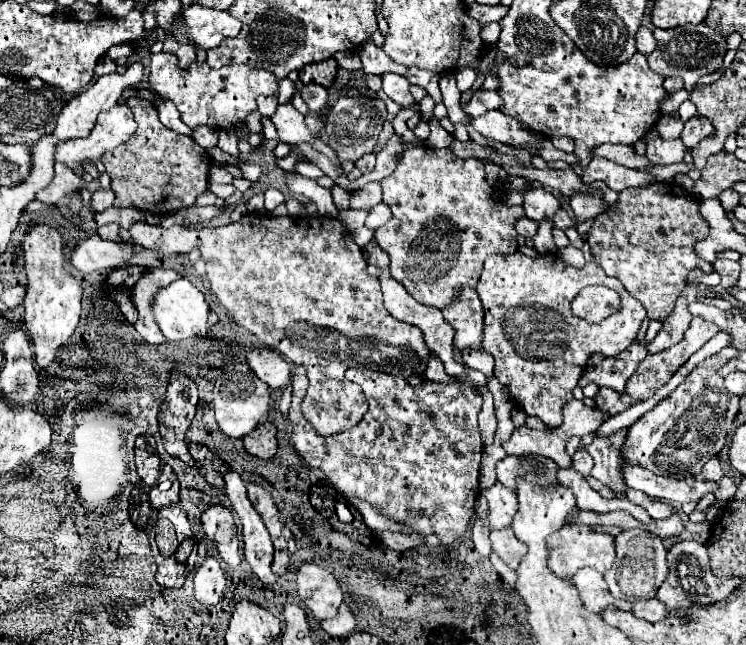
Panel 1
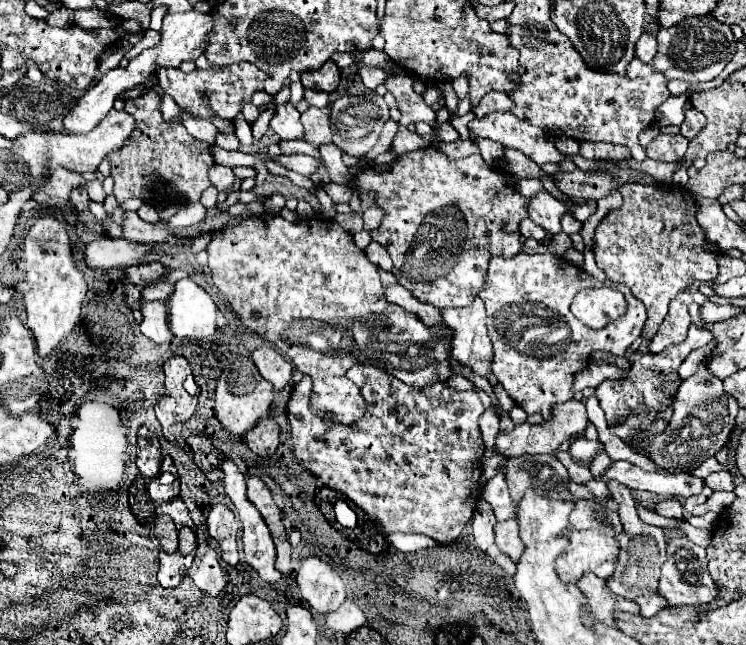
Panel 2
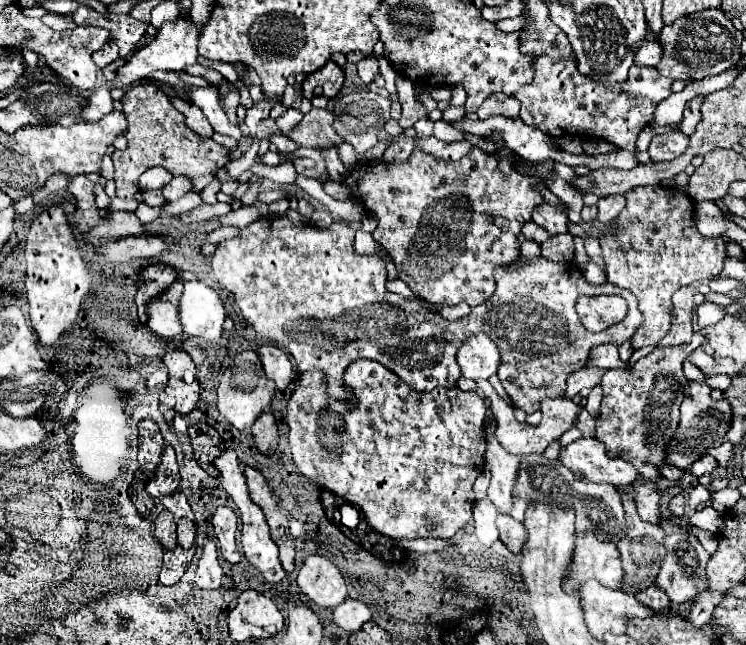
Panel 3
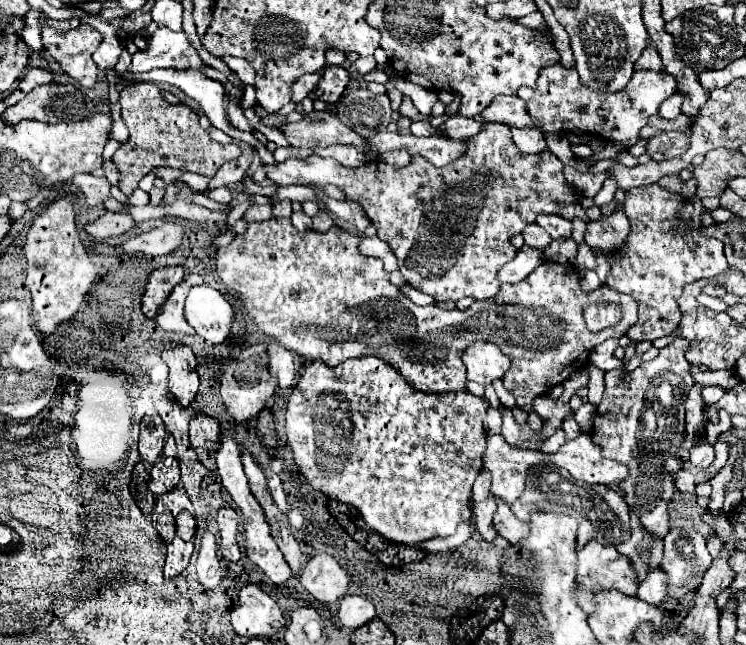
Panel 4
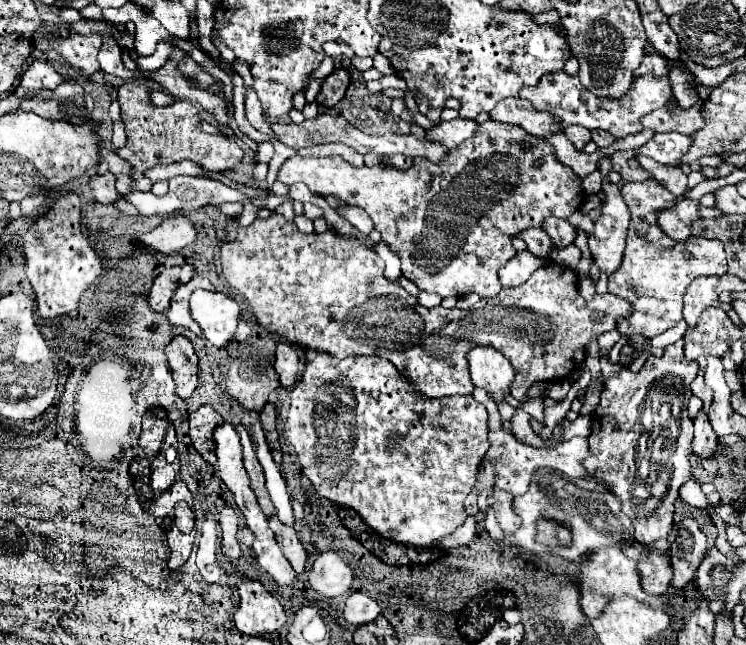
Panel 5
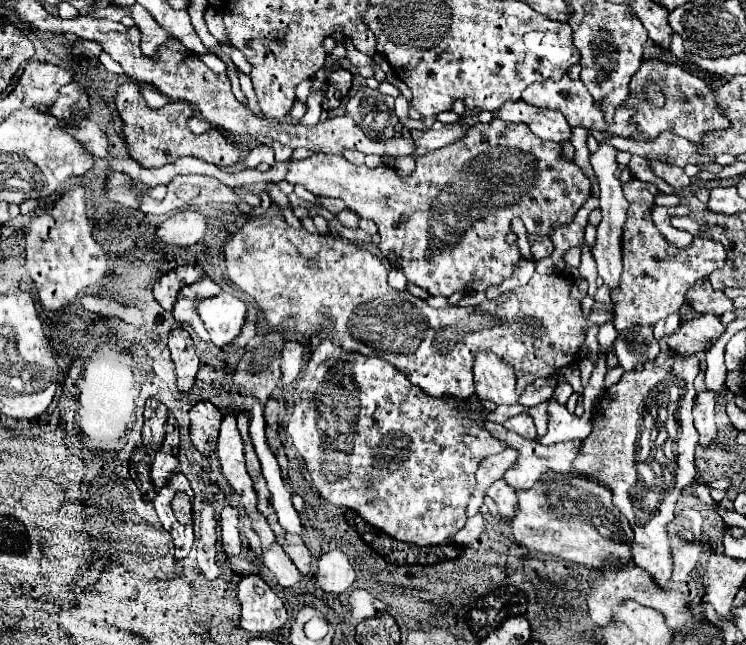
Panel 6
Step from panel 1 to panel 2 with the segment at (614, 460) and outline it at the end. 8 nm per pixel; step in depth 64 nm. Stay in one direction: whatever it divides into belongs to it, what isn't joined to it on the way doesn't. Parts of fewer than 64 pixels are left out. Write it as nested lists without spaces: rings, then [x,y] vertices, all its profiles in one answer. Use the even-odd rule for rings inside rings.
[[[602,450],[600,454],[596,454],[596,464],[590,466],[590,472],[596,480],[604,480],[608,484],[608,490],[610,490],[610,496],[620,504],[620,520],[622,520],[622,526],[624,530],[616,536],[618,540],[618,546],[620,546],[620,554],[618,554],[618,560],[616,560],[616,568],[614,568],[614,574],[606,580],[608,588],[628,600],[634,600],[638,596],[644,596],[644,594],[650,594],[650,592],[656,592],[658,590],[658,580],[660,580],[660,568],[662,564],[666,562],[666,540],[664,540],[664,530],[662,528],[656,528],[656,526],[648,526],[644,524],[638,514],[636,514],[636,500],[632,496],[632,492],[628,488],[624,488],[620,482],[612,482],[612,480],[606,480],[602,478],[602,474],[612,466],[612,460],[610,456]]]

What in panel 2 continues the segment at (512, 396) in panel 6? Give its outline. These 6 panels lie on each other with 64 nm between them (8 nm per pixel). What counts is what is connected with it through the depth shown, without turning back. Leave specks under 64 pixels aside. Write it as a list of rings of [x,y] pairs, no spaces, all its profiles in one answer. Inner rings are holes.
[[[474,296],[474,302],[466,308],[444,308],[446,326],[452,328],[452,356],[470,366],[480,376],[488,376],[492,366],[492,342],[486,334],[486,310],[484,302]]]

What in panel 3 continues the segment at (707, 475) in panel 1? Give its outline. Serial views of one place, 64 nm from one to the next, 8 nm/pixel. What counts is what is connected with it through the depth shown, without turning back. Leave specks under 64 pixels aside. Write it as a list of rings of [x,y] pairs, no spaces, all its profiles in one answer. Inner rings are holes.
[[[708,454],[708,456],[702,456],[700,460],[696,460],[694,462],[694,466],[690,468],[690,472],[694,474],[694,476],[704,476],[704,474],[710,474],[714,468],[718,466],[718,462],[716,462],[716,458],[712,456],[712,454]]]

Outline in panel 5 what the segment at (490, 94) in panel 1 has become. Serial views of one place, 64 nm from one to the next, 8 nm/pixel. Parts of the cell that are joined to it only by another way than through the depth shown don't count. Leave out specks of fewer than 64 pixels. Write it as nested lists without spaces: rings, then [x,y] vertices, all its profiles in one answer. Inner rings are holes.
[[[522,98],[500,100],[496,104],[496,108],[492,112],[488,112],[488,116],[490,116],[490,120],[516,124],[516,126],[524,128],[526,132],[532,132],[534,136],[540,136],[540,138],[544,138],[550,132],[562,132],[560,126],[556,124],[556,120],[552,120],[552,116],[548,116],[546,112],[536,112],[528,104],[528,100],[522,100]]]

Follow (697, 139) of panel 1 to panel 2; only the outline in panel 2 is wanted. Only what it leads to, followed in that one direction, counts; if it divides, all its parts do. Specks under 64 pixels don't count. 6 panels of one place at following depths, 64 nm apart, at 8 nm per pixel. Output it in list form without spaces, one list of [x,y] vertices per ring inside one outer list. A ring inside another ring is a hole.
[[[696,108],[686,110],[686,118],[684,118],[682,126],[680,126],[680,128],[682,128],[682,136],[684,136],[686,140],[696,138],[696,136],[698,136],[698,132],[704,128],[704,124],[706,124],[704,114],[696,112]]]

